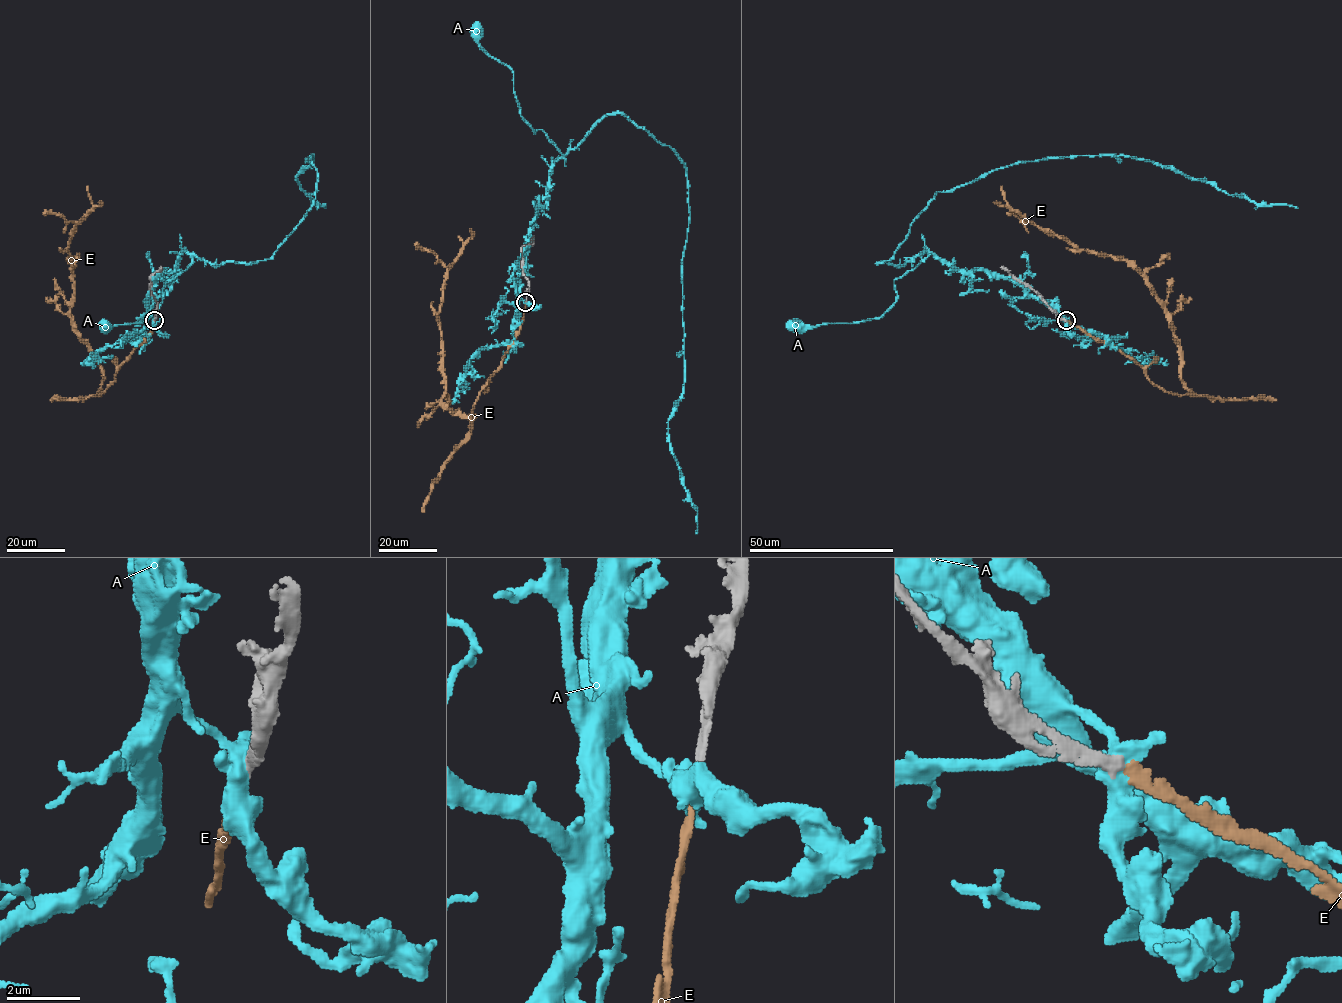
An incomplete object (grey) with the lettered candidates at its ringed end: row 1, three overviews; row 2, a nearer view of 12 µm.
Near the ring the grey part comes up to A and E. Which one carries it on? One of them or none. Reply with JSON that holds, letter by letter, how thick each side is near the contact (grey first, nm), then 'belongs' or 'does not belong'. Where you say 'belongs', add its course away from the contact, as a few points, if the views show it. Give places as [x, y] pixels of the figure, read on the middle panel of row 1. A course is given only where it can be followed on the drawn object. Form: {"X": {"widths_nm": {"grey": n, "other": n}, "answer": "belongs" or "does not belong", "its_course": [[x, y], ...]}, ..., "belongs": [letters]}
{"A": {"widths_nm": {"grey": 280, "other": 480}, "answer": "does not belong"}, "E": {"widths_nm": {"grey": 240, "other": 220}, "answer": "belongs", "its_course": [[526, 302], [470, 424], [474, 416], [441, 401], [438, 312], [459, 236]]}, "belongs": ["E"]}

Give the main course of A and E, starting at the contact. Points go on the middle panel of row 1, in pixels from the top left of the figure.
A: (526, 301), (519, 264), (546, 203), (548, 172), (563, 154), (521, 115), (513, 71), (481, 46), (477, 32)
E: (526, 302), (470, 424), (474, 416), (441, 401), (438, 312), (459, 236)

